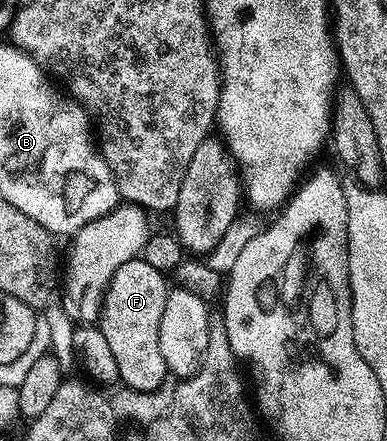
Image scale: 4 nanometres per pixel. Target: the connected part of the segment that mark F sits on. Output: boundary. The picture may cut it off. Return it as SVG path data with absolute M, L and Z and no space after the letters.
M132 259L115 269L105 291L105 300L101 302L99 328L115 357L120 382L131 391L157 391L169 375L159 349L159 321L171 290L165 279L166 276L147 265L145 259Z

